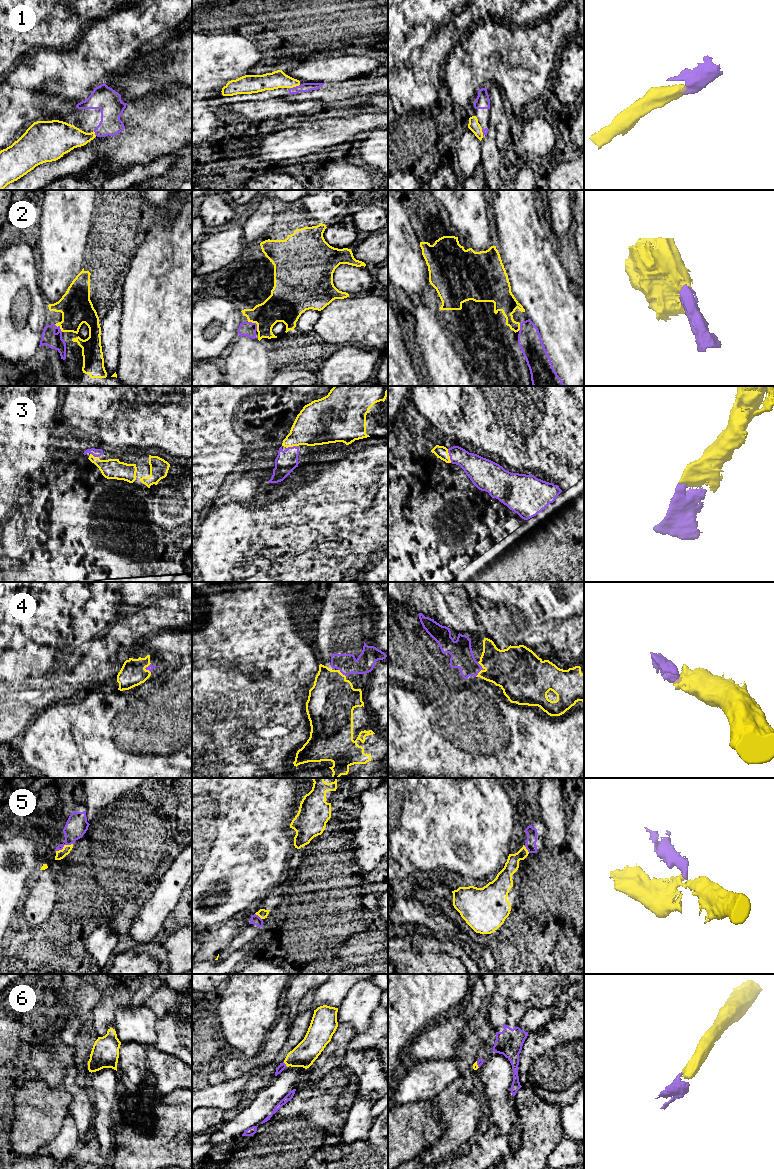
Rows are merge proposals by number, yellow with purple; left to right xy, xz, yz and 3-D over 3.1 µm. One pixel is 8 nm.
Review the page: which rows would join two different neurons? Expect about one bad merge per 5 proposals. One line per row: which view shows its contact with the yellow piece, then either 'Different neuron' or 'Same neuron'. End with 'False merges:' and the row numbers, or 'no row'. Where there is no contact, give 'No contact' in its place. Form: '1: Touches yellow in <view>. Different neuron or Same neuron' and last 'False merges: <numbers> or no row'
1: Touches yellow in xz. Same neuron
2: Touches yellow in xz. Same neuron
3: Touches yellow in yz. Same neuron
4: Touches yellow in xz. Same neuron
5: Touches yellow in xy. Same neuron
6: Touches yellow in xz. Same neuron
False merges: no row

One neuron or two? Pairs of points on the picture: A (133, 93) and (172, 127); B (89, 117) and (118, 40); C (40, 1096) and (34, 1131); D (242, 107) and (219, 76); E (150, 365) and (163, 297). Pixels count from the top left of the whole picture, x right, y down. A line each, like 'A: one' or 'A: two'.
A: two
B: one
C: one
D: two
E: one

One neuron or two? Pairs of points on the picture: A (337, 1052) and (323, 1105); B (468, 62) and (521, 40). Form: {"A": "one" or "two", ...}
{"A": "two", "B": "one"}

